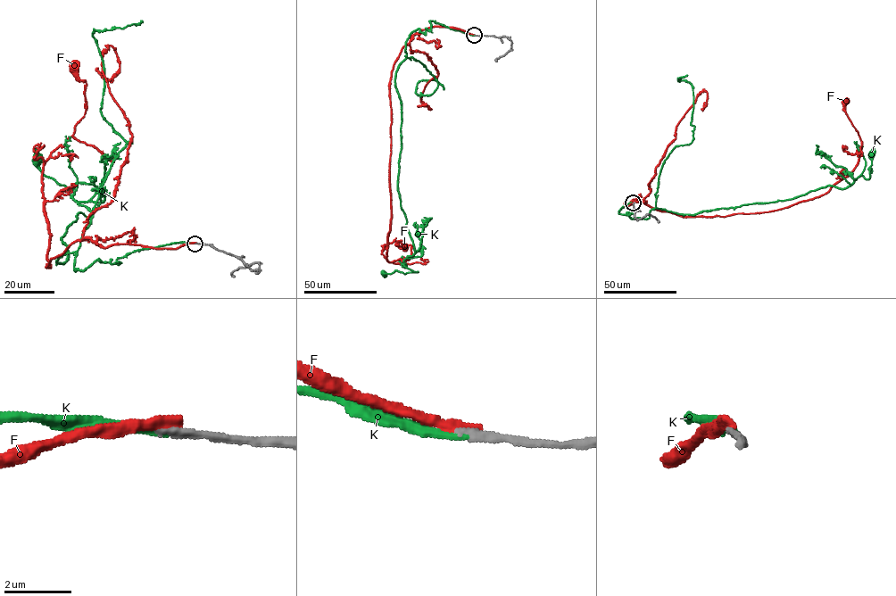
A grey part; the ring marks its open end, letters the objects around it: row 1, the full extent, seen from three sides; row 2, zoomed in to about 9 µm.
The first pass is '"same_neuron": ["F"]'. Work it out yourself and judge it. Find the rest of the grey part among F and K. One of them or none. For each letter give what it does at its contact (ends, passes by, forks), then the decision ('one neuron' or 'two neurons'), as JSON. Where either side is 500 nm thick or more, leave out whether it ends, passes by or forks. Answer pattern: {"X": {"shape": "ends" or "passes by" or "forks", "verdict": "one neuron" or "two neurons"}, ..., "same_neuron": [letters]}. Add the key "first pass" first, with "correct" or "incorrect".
{"first pass": "incorrect", "F": {"shape": "ends", "verdict": "two neurons"}, "K": {"shape": "ends", "verdict": "one neuron"}, "same_neuron": ["K"]}

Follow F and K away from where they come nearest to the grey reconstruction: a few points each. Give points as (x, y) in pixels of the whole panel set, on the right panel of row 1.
F: (633, 202), (625, 204), (725, 217), (818, 197), (859, 155), (846, 102)
K: (633, 202), (618, 212), (694, 215), (845, 188), (868, 178), (874, 148)

